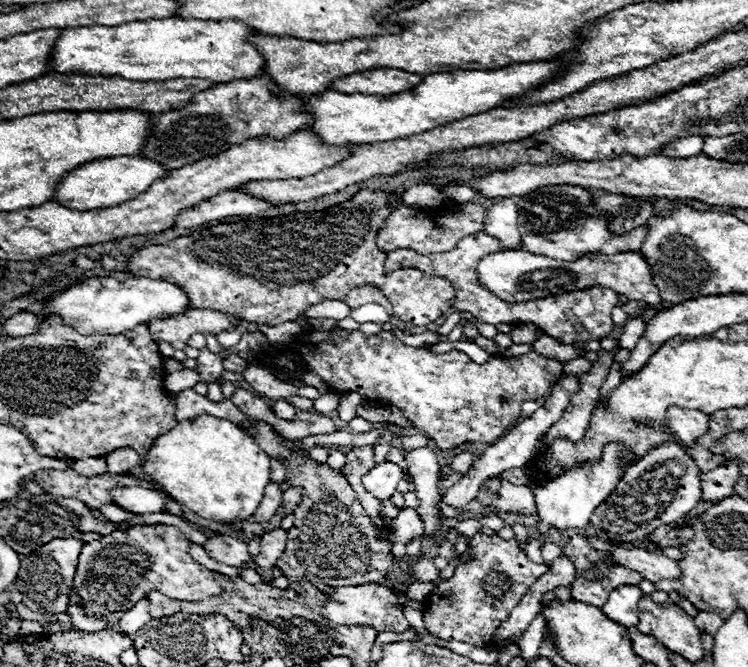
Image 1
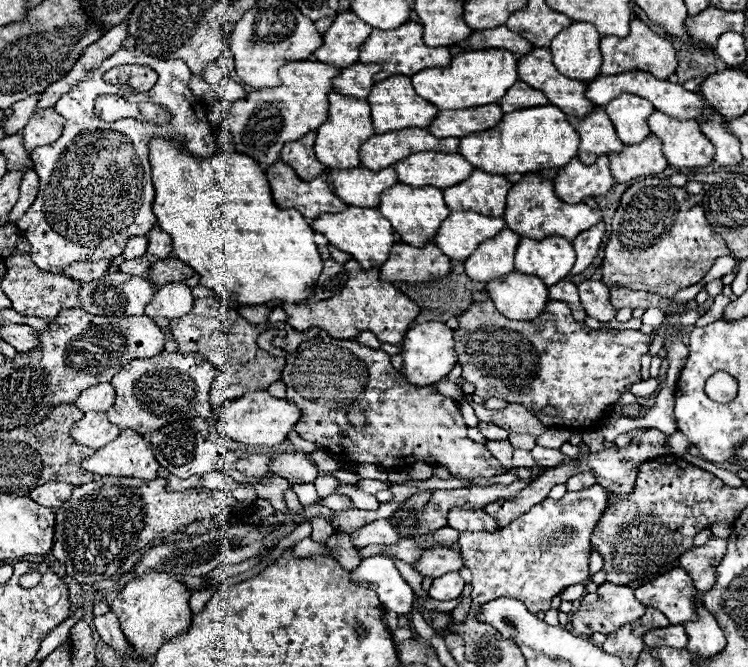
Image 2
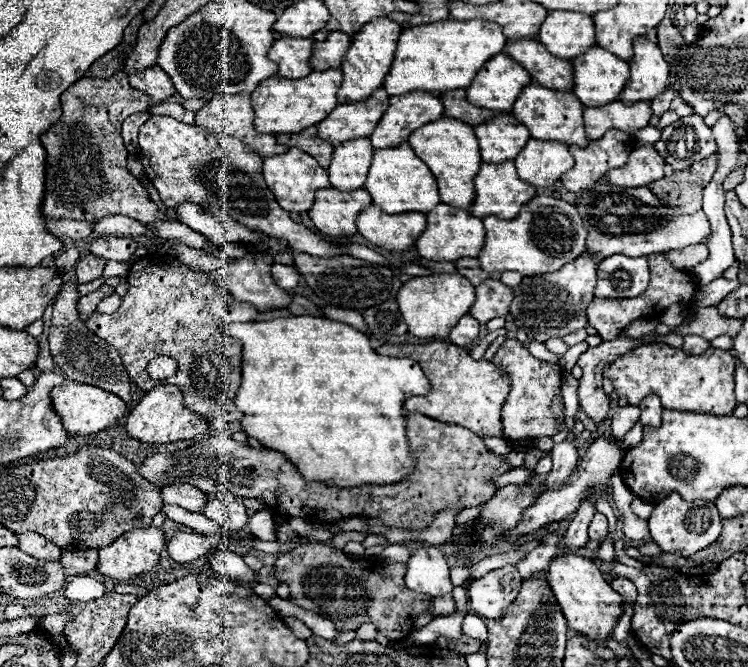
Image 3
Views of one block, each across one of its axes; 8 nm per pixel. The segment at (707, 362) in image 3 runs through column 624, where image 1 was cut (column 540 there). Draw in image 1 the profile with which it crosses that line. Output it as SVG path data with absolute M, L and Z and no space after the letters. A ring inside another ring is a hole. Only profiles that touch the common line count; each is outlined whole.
M308 330L298 336L296 342L282 348L282 362L274 364L270 356L266 356L266 364L278 380L284 380L294 386L304 386L300 380L300 370L314 370L326 384L332 386L334 392L358 392L366 400L382 402L388 406L396 406L404 412L404 416L422 432L426 432L438 448L448 450L460 446L464 442L482 442L494 444L500 436L504 436L520 418L520 406L526 400L540 400L550 396L552 386L558 382L562 374L562 364L558 360L550 360L542 354L528 352L522 356L504 358L490 356L488 362L476 364L464 352L452 350L444 354L432 354L426 348L412 348L402 344L392 332L380 334L364 334L360 330Z

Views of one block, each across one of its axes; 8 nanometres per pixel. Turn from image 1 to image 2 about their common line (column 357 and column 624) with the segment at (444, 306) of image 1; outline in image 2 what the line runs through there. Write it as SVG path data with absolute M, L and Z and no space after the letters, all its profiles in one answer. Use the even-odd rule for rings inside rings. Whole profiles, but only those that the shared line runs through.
M650 176L644 180L636 180L620 200L612 222L612 232L604 248L602 282L608 290L612 290L614 286L624 286L630 290L644 290L662 298L672 298L678 290L698 284L708 274L714 260L720 256L730 256L730 250L726 248L722 236L716 234L708 224L702 208L702 196L688 194L684 188L672 186L666 178L660 180Z

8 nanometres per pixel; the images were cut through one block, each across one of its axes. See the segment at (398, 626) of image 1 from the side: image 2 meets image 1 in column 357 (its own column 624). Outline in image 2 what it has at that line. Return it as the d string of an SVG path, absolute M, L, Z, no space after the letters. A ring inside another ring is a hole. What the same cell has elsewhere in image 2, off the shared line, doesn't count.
M604 582L604 584L598 586L596 592L590 592L586 596L582 596L578 610L572 614L572 624L574 624L574 630L578 634L584 634L584 636L592 636L594 632L608 634L608 632L614 632L616 628L620 628L624 624L632 624L634 620L644 616L644 612L646 612L646 606L640 604L634 598L634 590L632 588Z

